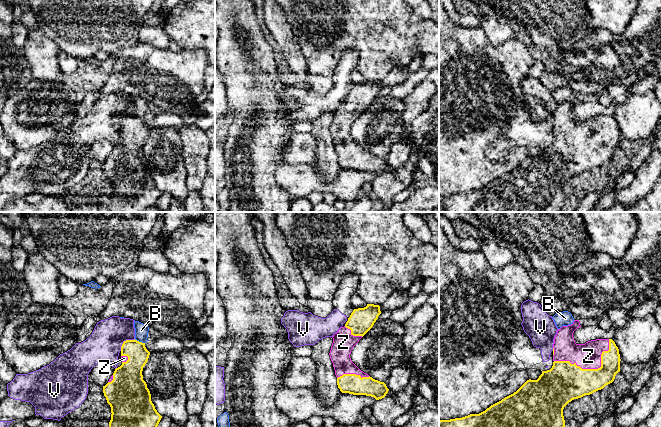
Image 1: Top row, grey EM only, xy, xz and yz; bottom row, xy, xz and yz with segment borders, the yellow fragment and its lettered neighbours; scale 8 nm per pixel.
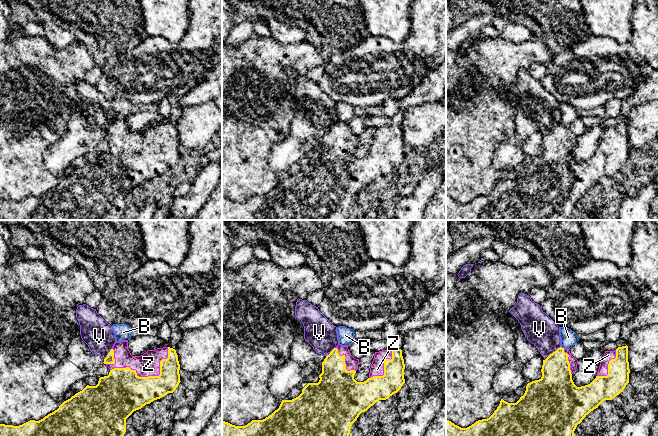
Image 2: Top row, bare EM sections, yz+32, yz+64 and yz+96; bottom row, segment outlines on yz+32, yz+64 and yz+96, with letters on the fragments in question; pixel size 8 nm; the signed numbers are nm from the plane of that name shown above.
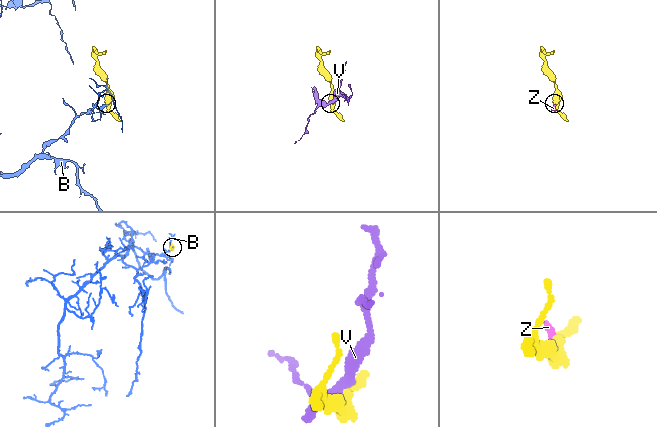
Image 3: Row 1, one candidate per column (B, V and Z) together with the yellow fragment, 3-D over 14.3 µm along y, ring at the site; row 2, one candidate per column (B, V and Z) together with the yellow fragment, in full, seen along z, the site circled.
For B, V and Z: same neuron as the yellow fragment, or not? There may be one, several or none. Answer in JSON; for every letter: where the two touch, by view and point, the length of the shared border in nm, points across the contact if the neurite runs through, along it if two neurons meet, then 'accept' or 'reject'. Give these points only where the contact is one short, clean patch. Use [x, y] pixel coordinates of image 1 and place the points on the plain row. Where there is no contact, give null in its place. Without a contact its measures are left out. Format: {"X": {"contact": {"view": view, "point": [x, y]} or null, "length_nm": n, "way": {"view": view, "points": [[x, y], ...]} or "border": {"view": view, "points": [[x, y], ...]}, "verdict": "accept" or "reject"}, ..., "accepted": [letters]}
{"B": {"contact": {"view": "xy", "point": [138, 117]}, "length_nm": 90, "border": {"view": "xy", "points": [[134, 115], [144, 119]]}, "verdict": "reject"}, "V": {"contact": {"view": "xy", "point": [124, 117]}, "length_nm": 160, "border": {"view": "xy", "points": [[134, 114], [125, 116], [120, 126]]}, "verdict": "reject"}, "Z": {"contact": {"view": "yz", "point": [592, 145]}, "length_nm": 480, "verdict": "accept"}, "accepted": ["Z"]}

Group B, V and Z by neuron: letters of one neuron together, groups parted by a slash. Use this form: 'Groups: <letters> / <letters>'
Groups: B / V / Z

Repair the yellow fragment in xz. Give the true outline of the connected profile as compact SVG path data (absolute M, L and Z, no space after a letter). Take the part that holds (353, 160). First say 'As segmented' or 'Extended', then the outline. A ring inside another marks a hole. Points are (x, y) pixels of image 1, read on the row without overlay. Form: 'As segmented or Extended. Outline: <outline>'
Extended. Outline: M374 80L354 85L345 102L332 113L333 119L329 131L338 164L342 169L366 171L379 176L389 167L384 158L375 156L361 147L350 134L353 123L373 103L380 90L380 82Z

